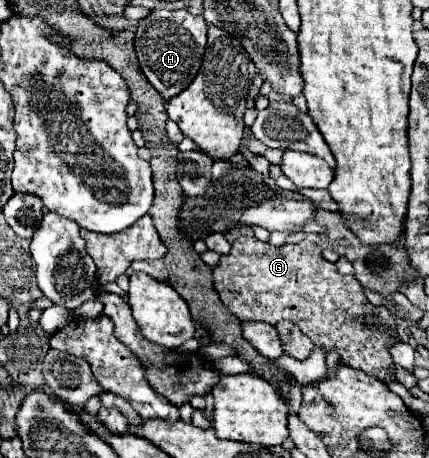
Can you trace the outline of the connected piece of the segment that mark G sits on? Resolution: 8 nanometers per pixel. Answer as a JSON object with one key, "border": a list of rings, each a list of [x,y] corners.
{"border":[[[240,236],[228,256],[220,258],[220,264],[214,268],[216,292],[222,304],[238,318],[238,320],[262,320],[268,324],[276,324],[280,320],[290,320],[300,326],[300,330],[314,342],[314,346],[322,346],[326,350],[336,348],[340,352],[340,360],[350,364],[356,370],[368,372],[378,380],[394,378],[392,372],[392,356],[388,348],[398,342],[396,320],[384,306],[374,306],[362,292],[360,282],[350,276],[340,276],[336,266],[322,258],[322,250],[312,240],[304,240],[298,244],[272,246],[260,242],[254,236]]]}

